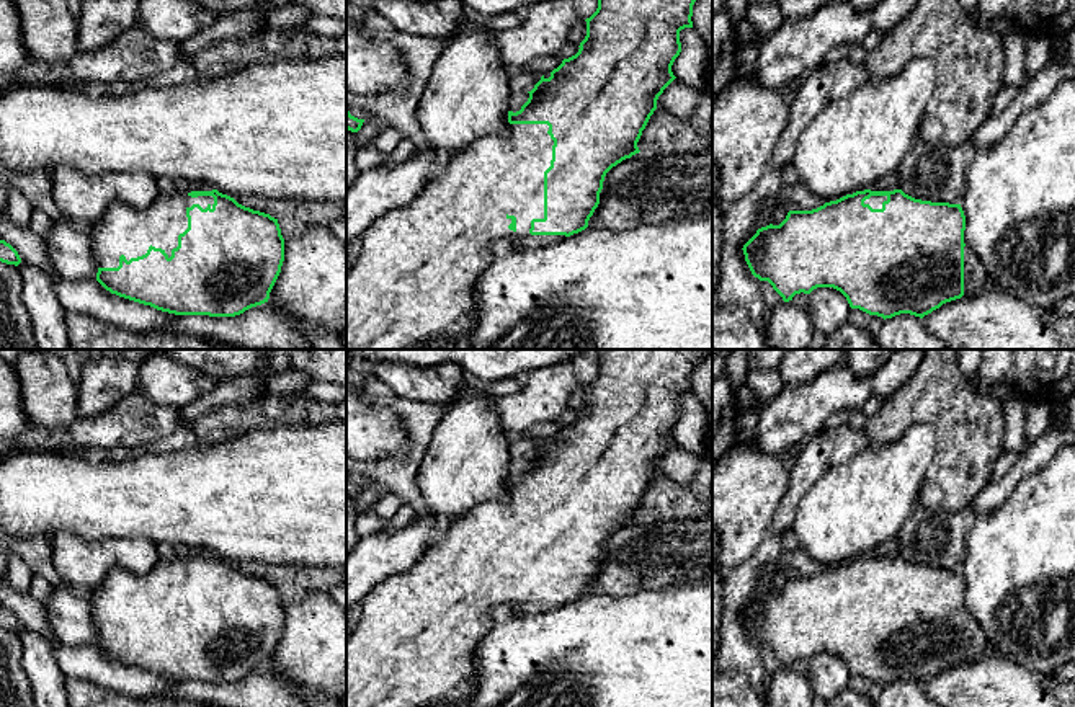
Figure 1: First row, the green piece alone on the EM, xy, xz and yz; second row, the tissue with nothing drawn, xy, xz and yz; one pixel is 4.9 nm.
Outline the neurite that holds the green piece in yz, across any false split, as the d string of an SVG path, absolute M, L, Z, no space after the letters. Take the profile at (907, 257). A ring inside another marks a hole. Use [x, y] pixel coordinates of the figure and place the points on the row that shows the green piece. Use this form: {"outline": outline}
{"outline": "M902 189L856 191L812 211L789 211L779 225L766 225L743 245L755 278L768 281L784 302L817 287L840 291L851 309L892 318L910 313L923 318L943 304L993 287L980 258L964 243L966 216L961 204L915 199Z"}

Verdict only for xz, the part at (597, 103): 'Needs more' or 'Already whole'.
Needs more

